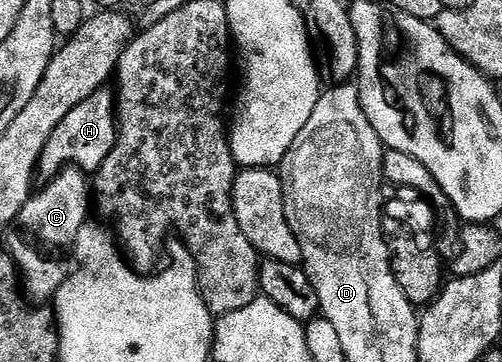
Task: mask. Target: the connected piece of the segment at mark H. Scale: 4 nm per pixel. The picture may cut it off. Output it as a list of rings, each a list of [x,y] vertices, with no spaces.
[[[104,88],[81,100],[81,104],[77,104],[77,108],[73,108],[73,112],[69,112],[65,120],[57,124],[57,128],[53,128],[39,157],[37,174],[40,179],[53,179],[68,168],[81,170],[91,176],[102,168],[109,152],[113,152],[117,133],[117,108],[112,91],[111,94],[109,91],[110,89]]]

